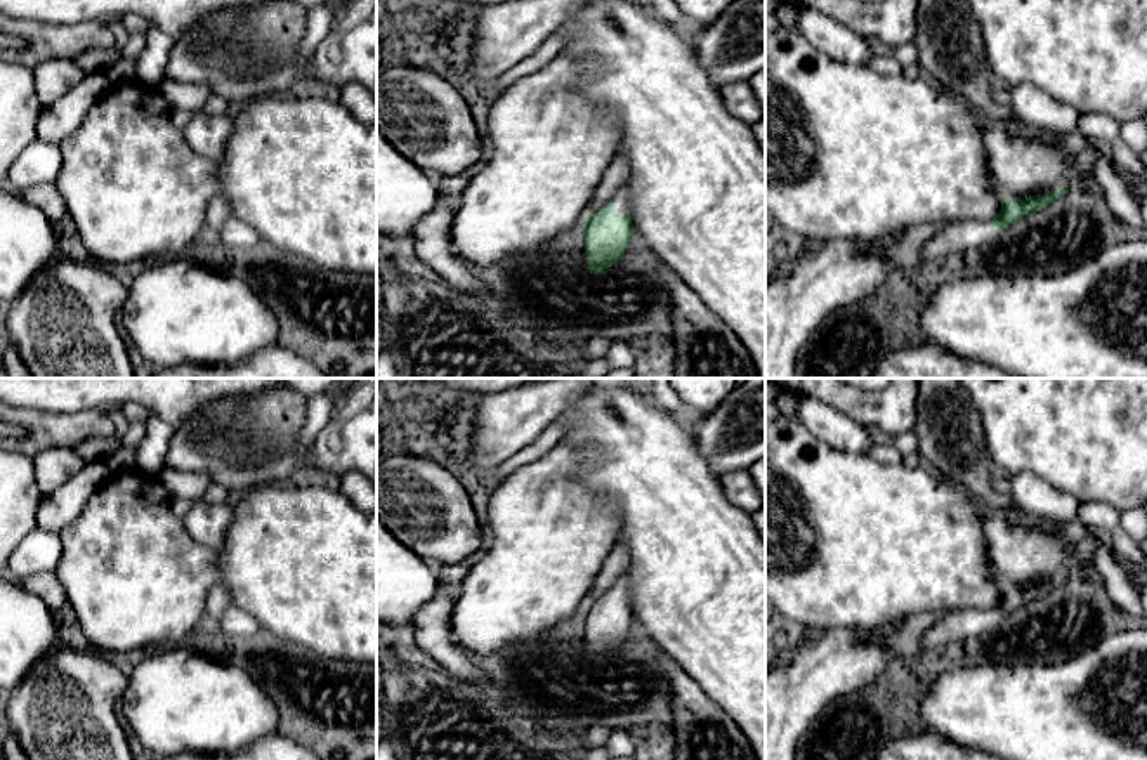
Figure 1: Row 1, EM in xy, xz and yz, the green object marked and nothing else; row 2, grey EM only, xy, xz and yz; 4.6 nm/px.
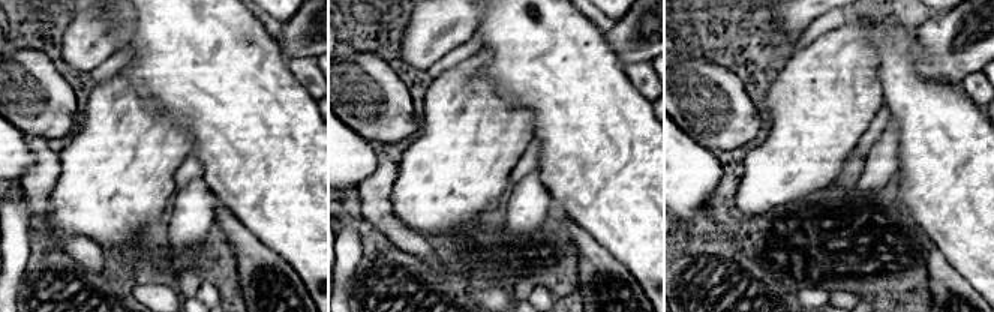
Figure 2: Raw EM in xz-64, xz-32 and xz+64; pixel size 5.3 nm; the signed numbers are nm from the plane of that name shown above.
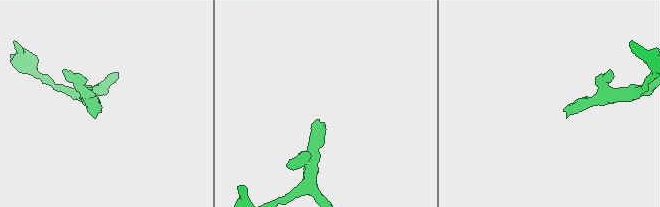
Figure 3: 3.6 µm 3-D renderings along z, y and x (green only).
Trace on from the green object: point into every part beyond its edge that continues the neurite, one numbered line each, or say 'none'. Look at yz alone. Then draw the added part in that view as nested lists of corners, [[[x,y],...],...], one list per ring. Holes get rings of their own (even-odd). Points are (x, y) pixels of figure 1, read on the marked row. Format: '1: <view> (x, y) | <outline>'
1: yz (958, 236) | [[[989,220],[953,222],[923,245],[923,264],[942,262],[956,252],[963,253],[972,248],[986,248],[998,239],[1000,234],[1001,229],[994,229]]]

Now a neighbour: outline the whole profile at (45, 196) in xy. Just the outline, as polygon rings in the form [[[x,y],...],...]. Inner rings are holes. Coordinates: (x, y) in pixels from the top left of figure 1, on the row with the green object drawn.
[[[54,182],[38,184],[19,193],[29,205],[40,208],[43,215],[57,224],[68,215],[66,201]]]

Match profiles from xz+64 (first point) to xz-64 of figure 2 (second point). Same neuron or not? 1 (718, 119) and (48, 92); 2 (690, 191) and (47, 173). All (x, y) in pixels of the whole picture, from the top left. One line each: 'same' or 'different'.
1: same
2: different

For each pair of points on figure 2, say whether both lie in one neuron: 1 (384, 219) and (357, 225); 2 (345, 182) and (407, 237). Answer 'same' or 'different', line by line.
1: different
2: different

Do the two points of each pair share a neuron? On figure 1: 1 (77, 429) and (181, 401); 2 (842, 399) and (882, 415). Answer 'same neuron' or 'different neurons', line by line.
1: different neurons
2: same neuron

